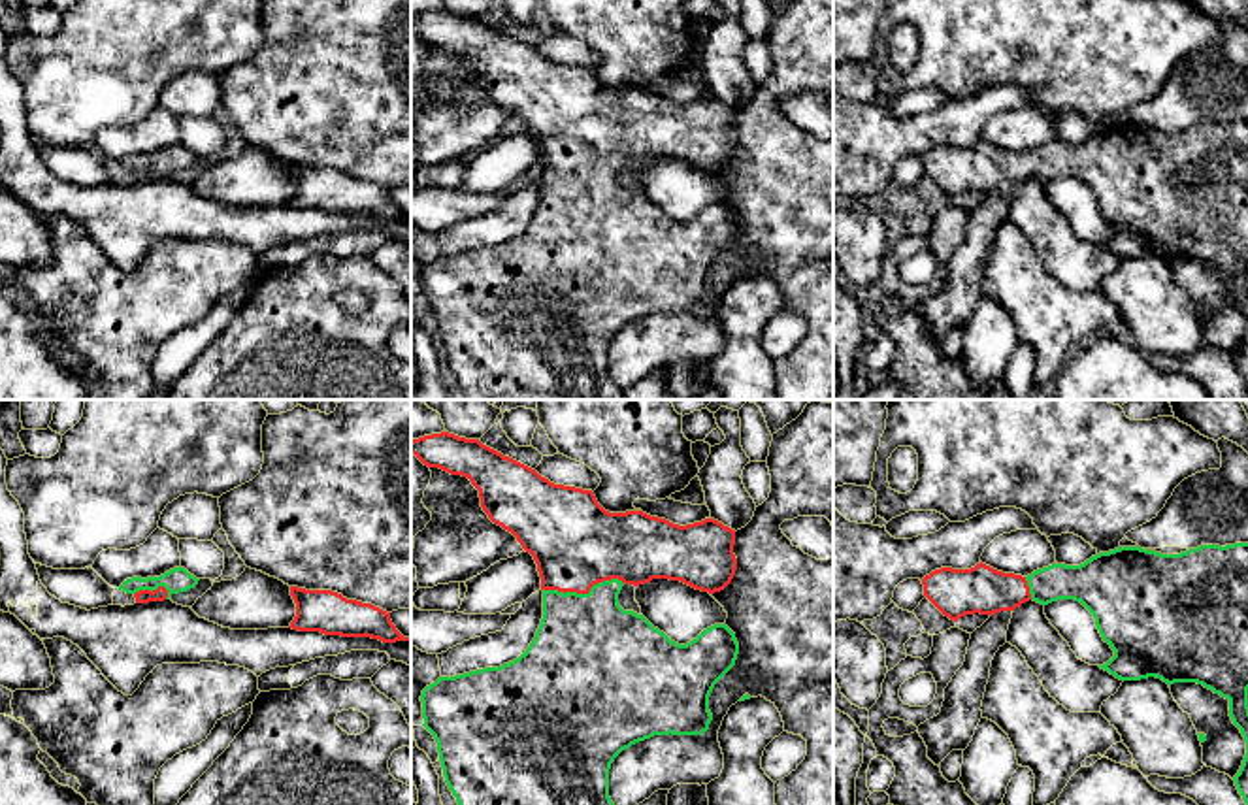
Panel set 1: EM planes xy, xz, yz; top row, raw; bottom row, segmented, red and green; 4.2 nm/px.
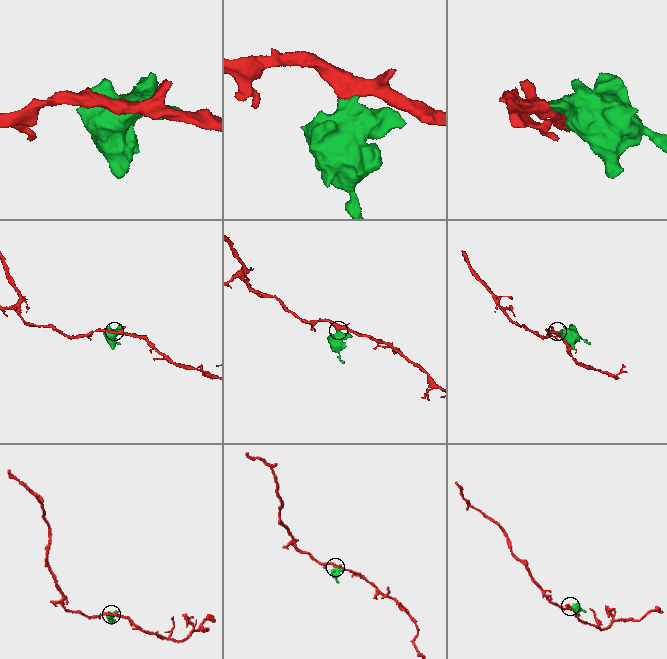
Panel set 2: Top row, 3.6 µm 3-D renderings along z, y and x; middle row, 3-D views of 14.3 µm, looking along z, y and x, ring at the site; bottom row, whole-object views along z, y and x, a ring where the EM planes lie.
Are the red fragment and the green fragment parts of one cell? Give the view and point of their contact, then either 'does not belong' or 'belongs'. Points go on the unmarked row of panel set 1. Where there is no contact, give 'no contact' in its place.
meets red in xz at (583, 170); belongs

